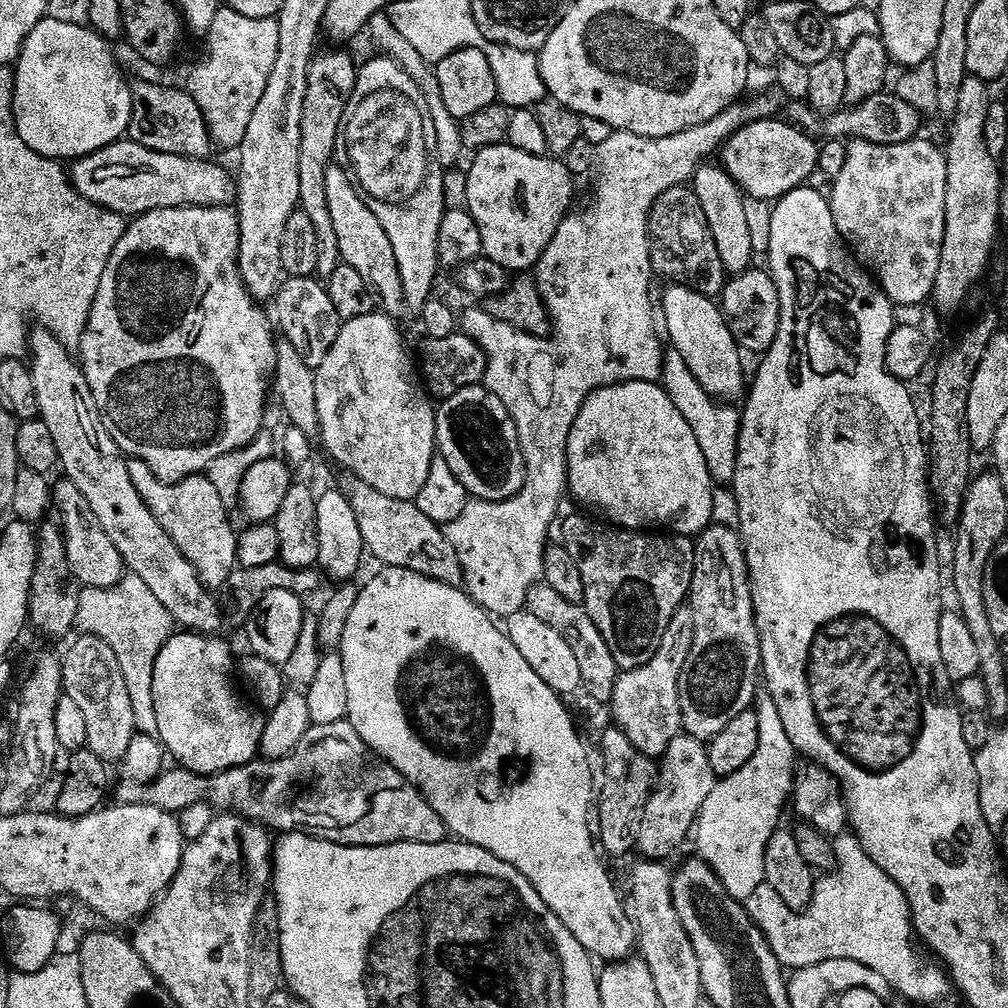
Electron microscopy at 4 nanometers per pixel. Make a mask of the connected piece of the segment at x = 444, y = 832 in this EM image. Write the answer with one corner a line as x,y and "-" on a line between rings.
347,719
313,724
299,746
281,760
265,763
257,758
251,764
213,776
172,766
149,784
124,782
115,799
122,804
158,806
158,810
173,814
186,810
186,806
208,804
221,813
235,813
263,824
276,834
305,832
332,844
345,844
347,848
443,844
450,836
448,827
424,795
369,750

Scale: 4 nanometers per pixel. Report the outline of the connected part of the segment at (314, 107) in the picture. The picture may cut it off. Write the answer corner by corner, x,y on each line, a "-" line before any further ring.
324,52
313,59
308,71
306,102
302,106
302,150
298,150
299,211
306,213
314,222
318,233
318,266
316,276
327,278
342,263
338,250
338,234
334,234
334,222
330,218
330,202
326,202
326,170
333,167
336,143
342,126
342,114
352,97
356,85
358,64
348,52

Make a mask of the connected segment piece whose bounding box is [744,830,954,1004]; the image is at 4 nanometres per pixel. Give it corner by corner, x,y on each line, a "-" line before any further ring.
845,830
831,841
832,855
836,858
835,869
821,875
816,882
810,906
804,912
795,912
782,902
782,898
768,885
759,887
744,901
752,923
767,938
771,952
778,958
781,967
795,970
815,966
832,958
848,958
862,962
867,969
874,970
879,976
890,982
901,1001
909,1000
912,1004
940,1004
948,995
953,995
954,985
948,979
948,973
939,963
920,957
921,949
912,945
914,929
912,926
912,907
908,905
906,894
870,854
861,846
860,839
851,831

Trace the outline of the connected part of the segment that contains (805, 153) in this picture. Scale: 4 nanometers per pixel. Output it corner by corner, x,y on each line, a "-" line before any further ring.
780,118
755,120
738,130
724,144
722,167
740,187
745,197
775,202
790,194
795,188
803,188
819,169
821,145
812,141
807,131

